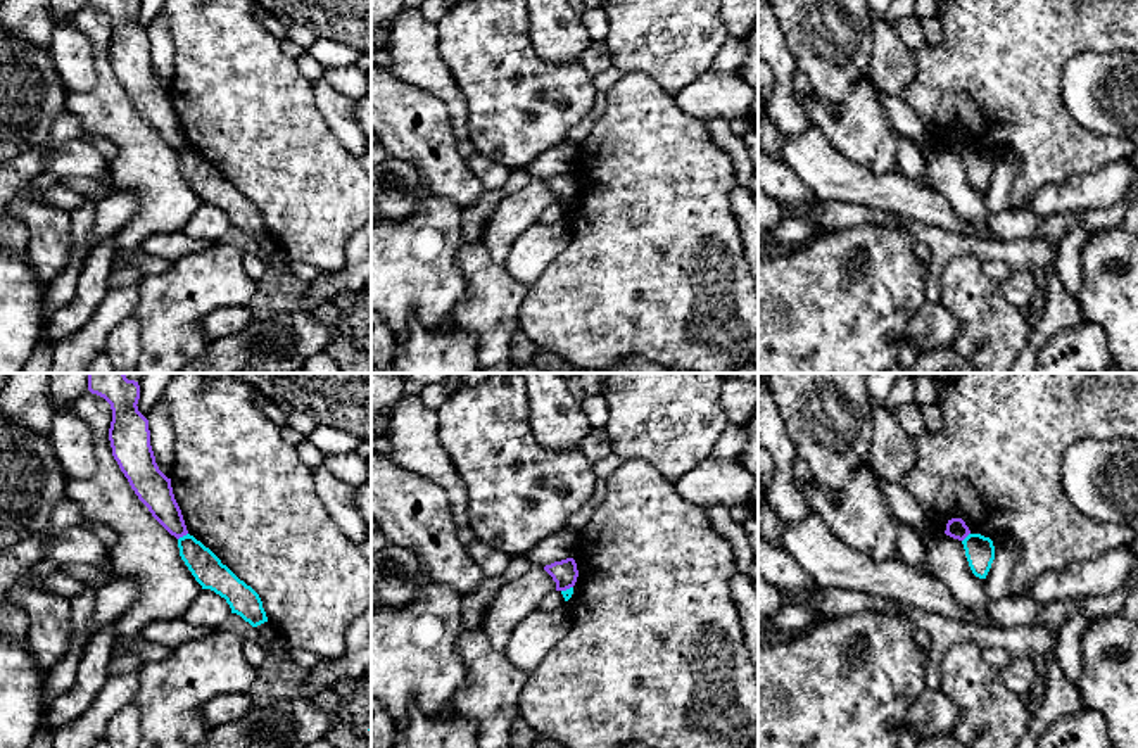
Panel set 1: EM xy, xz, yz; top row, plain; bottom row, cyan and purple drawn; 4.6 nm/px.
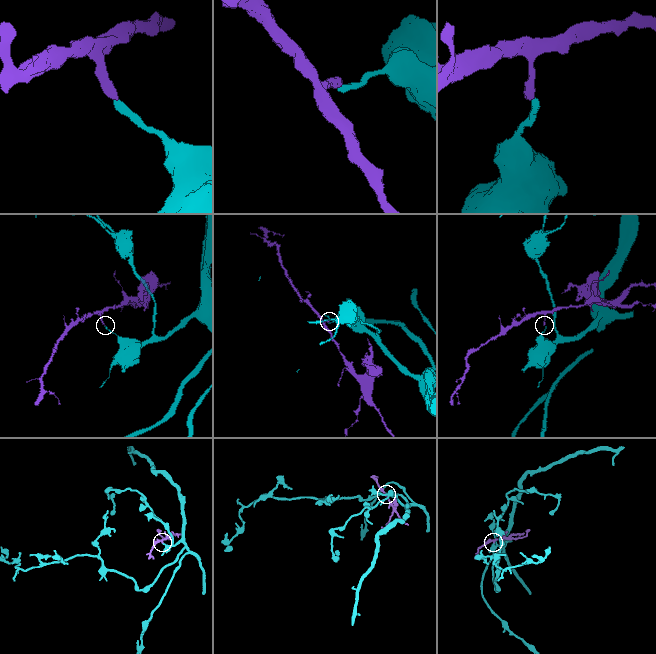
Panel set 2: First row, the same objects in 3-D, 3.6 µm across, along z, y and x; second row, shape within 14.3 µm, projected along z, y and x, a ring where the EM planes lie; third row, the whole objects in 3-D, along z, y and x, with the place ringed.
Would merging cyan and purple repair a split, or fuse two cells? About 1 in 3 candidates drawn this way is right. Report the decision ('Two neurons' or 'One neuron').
Two neurons

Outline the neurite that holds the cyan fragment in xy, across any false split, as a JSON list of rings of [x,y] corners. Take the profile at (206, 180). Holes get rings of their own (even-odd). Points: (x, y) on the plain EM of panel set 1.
[[[187,147],[178,152],[180,169],[202,199],[211,202],[252,240],[268,235],[259,207],[240,193],[221,173],[193,149]]]

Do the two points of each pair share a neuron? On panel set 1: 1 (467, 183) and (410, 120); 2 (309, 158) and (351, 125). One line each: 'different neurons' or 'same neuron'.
1: same neuron
2: different neurons

